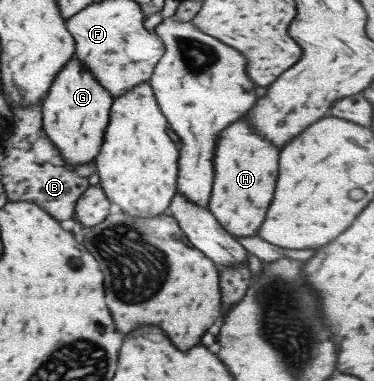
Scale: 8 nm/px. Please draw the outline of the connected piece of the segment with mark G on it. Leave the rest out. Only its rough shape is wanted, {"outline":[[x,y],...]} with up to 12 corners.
{"outline":[[72,56],[40,105],[70,166],[94,162],[113,101]]}

